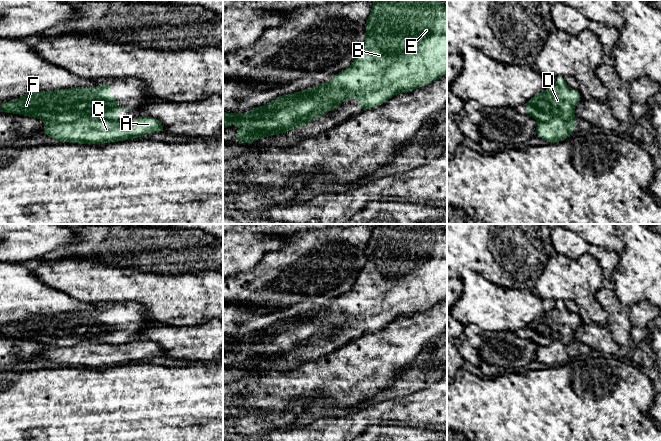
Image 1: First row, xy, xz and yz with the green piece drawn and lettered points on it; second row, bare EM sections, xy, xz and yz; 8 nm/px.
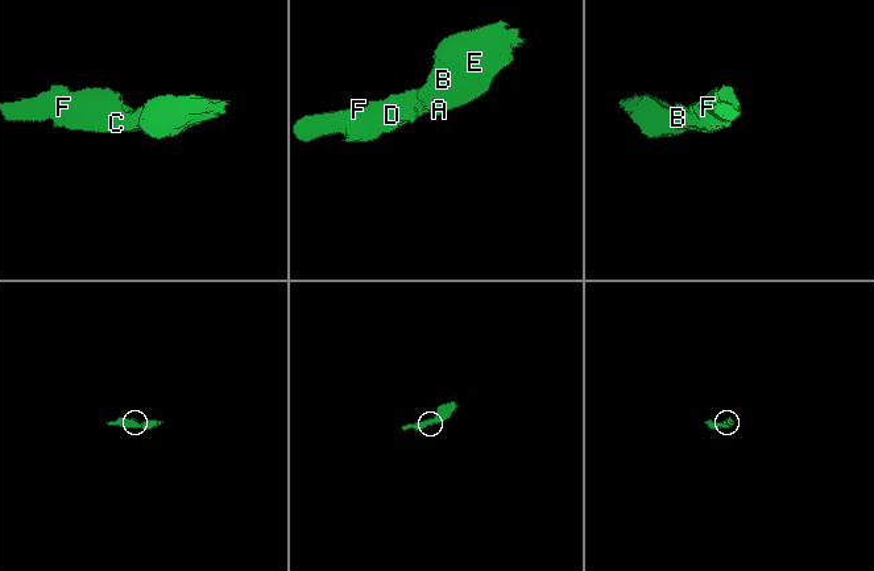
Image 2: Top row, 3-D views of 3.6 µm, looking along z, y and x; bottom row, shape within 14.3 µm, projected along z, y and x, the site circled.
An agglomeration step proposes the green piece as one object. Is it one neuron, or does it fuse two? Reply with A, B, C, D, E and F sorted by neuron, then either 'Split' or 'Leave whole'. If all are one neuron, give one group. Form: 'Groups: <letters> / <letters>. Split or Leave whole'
Groups: A B C E / D F. Split

